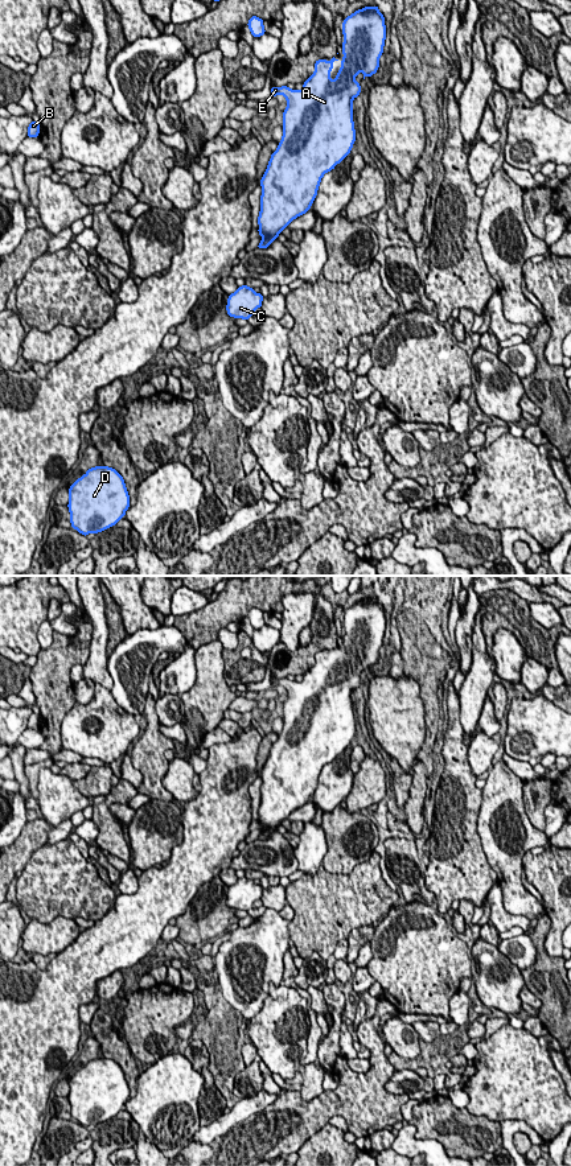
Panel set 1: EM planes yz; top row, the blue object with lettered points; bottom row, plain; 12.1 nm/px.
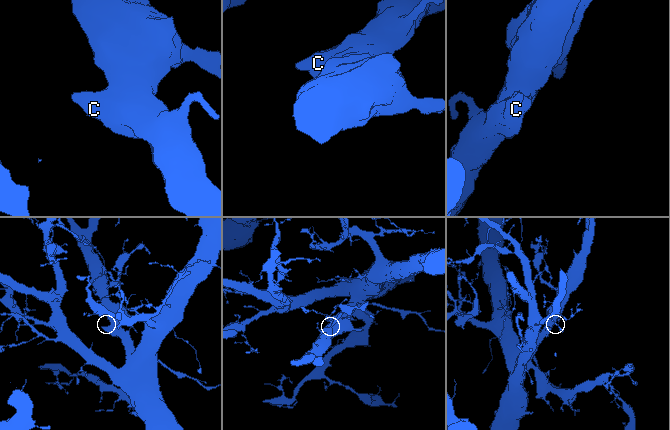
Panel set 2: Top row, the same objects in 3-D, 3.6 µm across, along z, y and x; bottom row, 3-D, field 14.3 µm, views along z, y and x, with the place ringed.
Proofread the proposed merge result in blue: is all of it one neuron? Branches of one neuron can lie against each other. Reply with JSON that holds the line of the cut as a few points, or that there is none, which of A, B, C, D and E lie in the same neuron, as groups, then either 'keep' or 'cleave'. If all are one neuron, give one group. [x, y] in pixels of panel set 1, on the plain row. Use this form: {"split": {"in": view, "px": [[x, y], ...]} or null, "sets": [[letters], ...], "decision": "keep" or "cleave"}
{"split": null, "sets": [["A", "B", "C", "D", "E"]], "decision": "keep"}

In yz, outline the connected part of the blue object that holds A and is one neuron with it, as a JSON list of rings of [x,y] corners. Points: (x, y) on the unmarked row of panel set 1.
[[[367,597],[344,610],[342,626],[345,634],[341,635],[344,650],[341,652],[342,658],[334,672],[330,671],[330,662],[333,660],[333,654],[338,651],[333,648],[330,652],[326,652],[325,650],[316,652],[315,664],[304,673],[300,683],[291,681],[287,677],[271,679],[272,688],[279,685],[286,688],[287,700],[283,704],[282,733],[279,734],[278,741],[271,746],[268,758],[260,771],[263,783],[260,787],[262,798],[258,809],[258,824],[263,831],[258,836],[258,840],[267,840],[272,832],[278,831],[278,827],[284,819],[288,819],[295,809],[305,806],[307,802],[311,800],[312,794],[317,787],[317,780],[323,767],[334,761],[334,758],[350,745],[356,733],[353,691],[361,684],[360,673],[356,673],[354,669],[361,663],[363,664],[363,671],[375,666],[379,659],[379,648],[383,644],[386,618],[385,609],[378,603],[378,601],[377,597],[373,600]]]

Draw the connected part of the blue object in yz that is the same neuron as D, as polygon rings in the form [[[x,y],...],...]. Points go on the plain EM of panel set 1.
[[[95,1058],[69,1080],[70,1115],[82,1126],[115,1117],[130,1099],[124,1071],[112,1059]]]

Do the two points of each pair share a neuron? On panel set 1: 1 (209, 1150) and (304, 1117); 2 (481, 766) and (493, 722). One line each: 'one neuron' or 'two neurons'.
1: one neuron
2: one neuron

